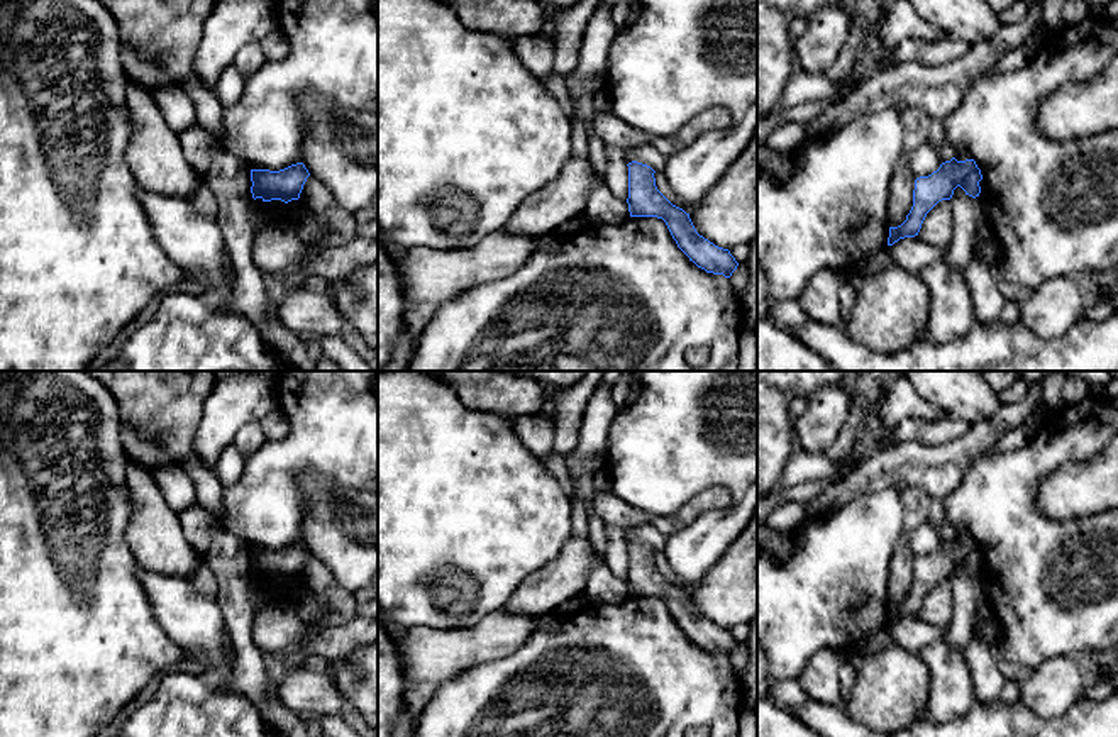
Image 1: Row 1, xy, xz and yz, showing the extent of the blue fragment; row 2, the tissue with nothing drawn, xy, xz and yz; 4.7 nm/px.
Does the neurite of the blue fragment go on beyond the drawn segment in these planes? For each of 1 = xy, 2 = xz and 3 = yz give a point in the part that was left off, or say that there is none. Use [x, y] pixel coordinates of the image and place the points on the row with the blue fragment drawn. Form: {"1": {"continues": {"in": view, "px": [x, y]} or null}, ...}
{"1": {"continues": null}, "2": {"continues": null}, "3": {"continues": null}}

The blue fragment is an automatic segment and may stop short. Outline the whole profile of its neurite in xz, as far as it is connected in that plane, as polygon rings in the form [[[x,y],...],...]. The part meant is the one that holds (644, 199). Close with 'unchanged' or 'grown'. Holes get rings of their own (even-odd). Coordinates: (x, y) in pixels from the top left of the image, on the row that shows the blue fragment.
[[[632,161],[628,166],[628,212],[630,217],[662,219],[678,247],[706,273],[730,278],[739,263],[728,249],[718,247],[700,236],[683,208],[672,205],[656,186],[654,169]]] | unchanged

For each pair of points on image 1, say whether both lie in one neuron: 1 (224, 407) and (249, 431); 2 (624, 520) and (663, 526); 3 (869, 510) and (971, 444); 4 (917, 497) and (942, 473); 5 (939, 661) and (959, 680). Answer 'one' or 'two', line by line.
1: two
2: one
3: two
4: two
5: one

